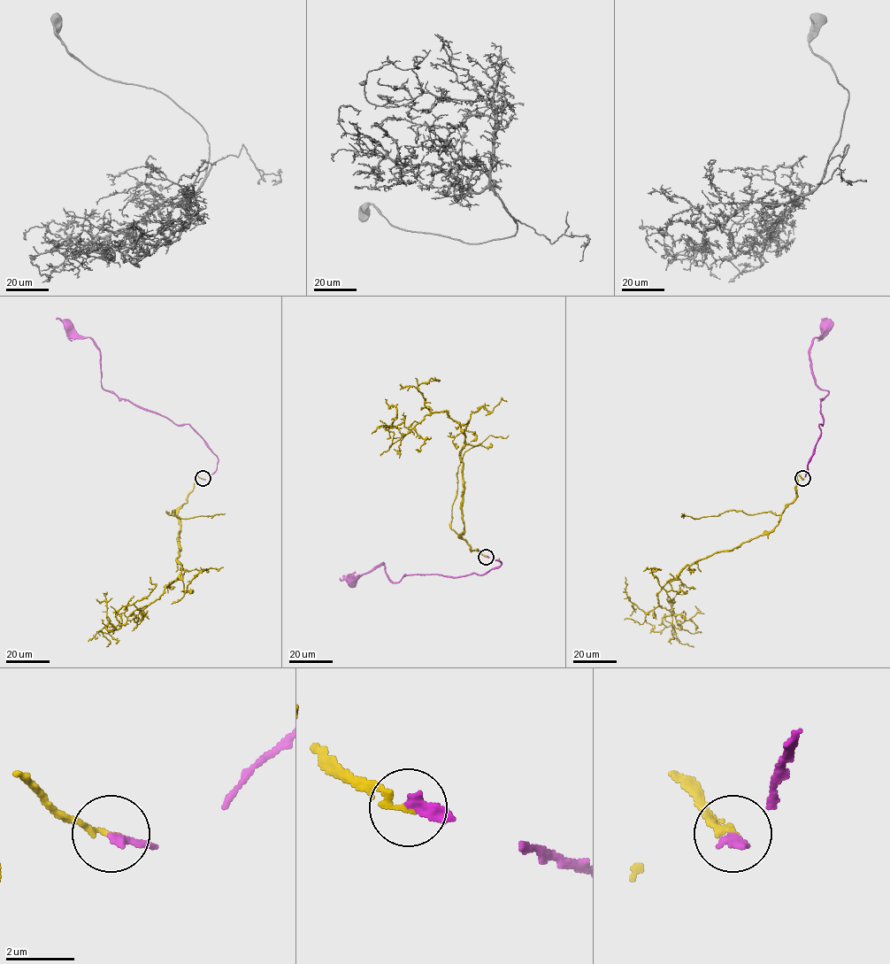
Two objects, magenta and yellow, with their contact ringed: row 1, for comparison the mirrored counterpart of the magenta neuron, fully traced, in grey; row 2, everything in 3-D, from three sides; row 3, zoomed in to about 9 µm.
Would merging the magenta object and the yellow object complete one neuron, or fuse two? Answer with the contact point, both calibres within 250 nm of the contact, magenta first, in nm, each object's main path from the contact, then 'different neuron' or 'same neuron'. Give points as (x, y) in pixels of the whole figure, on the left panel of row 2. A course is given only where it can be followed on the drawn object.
place (203, 478); calibres 240 and 160 nm; course magenta (203, 478), (215, 471), (218, 459), (207, 443), (188, 424), (175, 424), (104, 389), (100, 350), (69, 327); course yellow (203, 478), (195, 475), (178, 512), (181, 574), (123, 625), (108, 624), (112, 631), (101, 620); same neuron

